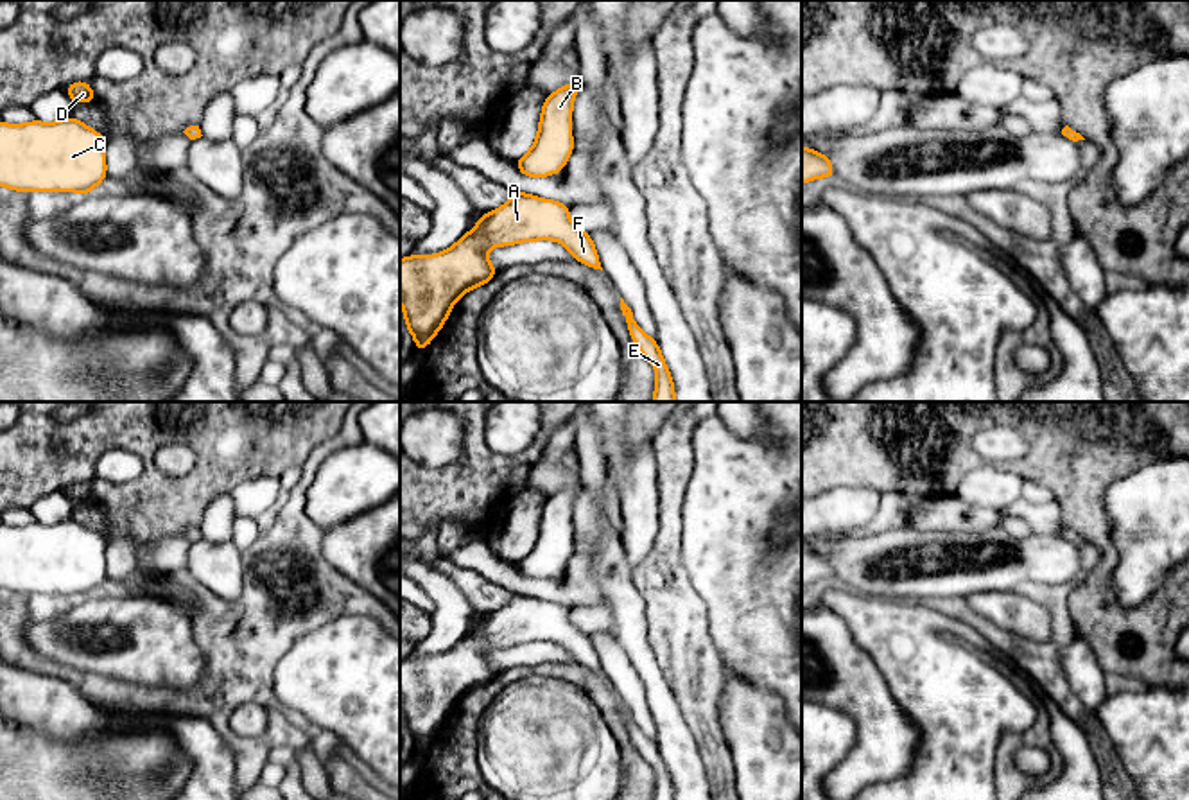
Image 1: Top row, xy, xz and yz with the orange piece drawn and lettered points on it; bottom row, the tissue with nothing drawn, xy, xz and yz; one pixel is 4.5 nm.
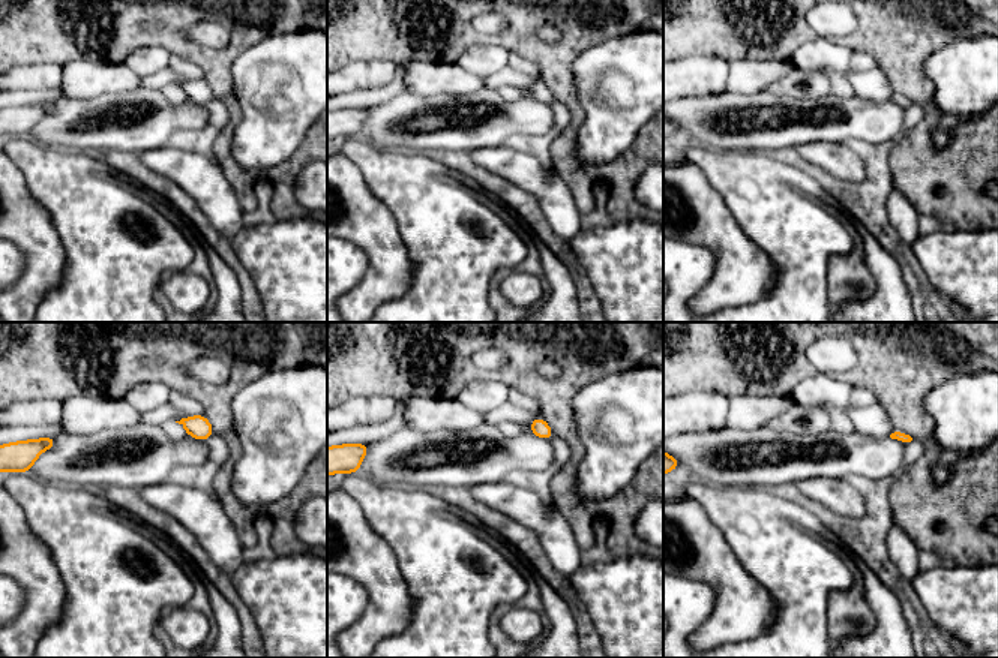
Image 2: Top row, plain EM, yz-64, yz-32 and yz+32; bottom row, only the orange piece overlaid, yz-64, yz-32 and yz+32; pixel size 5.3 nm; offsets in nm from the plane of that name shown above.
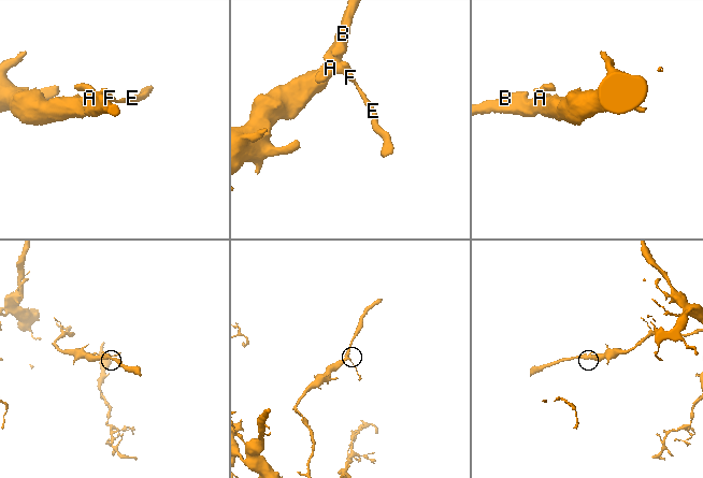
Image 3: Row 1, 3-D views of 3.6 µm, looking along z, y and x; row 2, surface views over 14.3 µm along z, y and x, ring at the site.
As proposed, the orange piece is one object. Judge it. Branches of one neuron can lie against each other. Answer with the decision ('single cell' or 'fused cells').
single cell

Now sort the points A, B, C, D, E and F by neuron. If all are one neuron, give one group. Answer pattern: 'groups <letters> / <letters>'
groups A B C D E F

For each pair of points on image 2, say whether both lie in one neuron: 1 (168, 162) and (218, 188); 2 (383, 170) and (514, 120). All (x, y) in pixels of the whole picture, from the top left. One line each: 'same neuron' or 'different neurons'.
1: same neuron
2: different neurons

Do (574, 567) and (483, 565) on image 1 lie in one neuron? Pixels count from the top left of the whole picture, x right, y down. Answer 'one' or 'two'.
one

